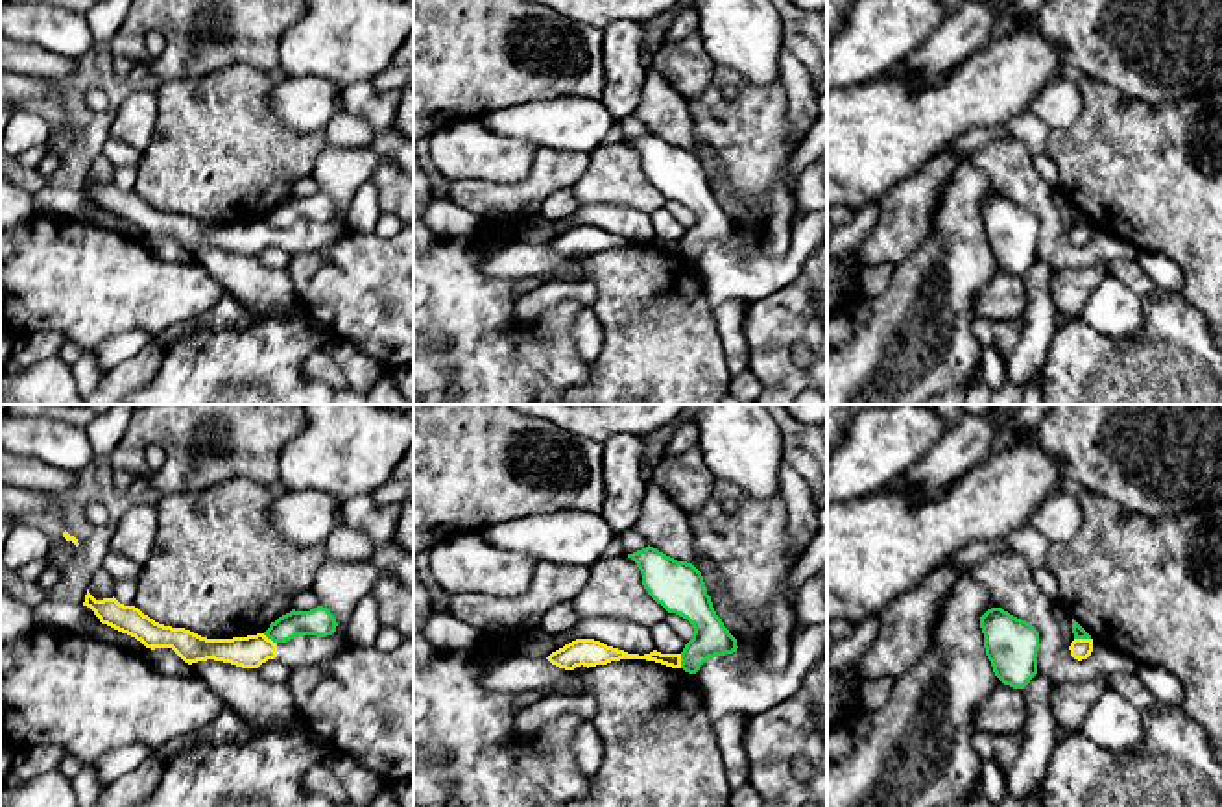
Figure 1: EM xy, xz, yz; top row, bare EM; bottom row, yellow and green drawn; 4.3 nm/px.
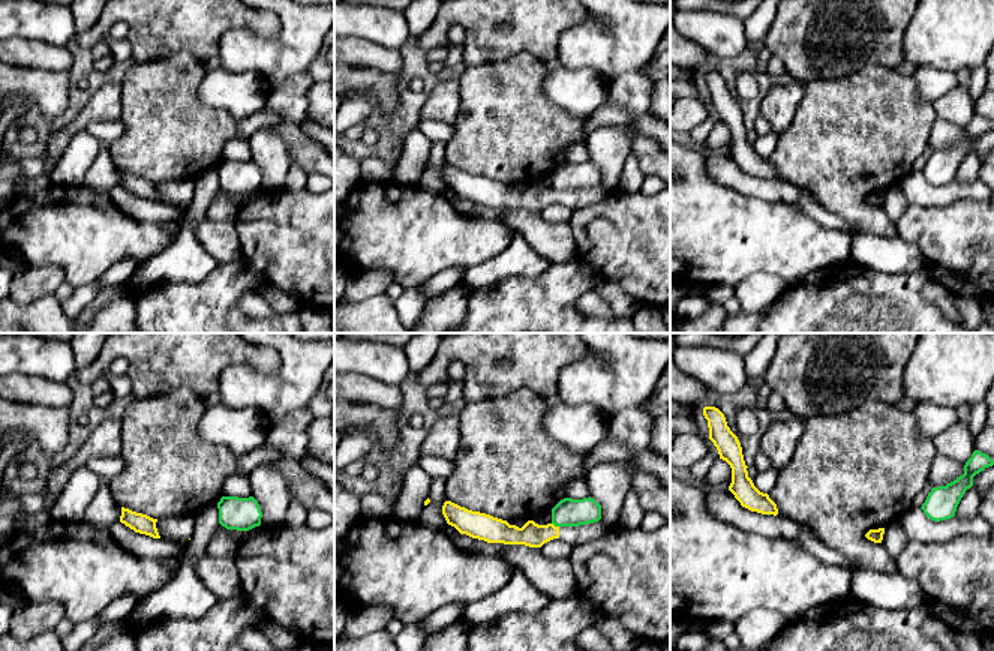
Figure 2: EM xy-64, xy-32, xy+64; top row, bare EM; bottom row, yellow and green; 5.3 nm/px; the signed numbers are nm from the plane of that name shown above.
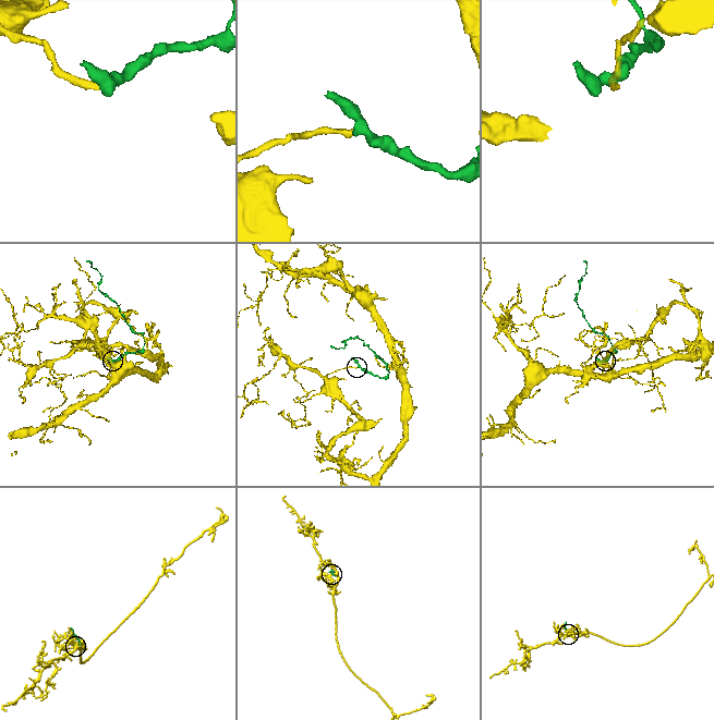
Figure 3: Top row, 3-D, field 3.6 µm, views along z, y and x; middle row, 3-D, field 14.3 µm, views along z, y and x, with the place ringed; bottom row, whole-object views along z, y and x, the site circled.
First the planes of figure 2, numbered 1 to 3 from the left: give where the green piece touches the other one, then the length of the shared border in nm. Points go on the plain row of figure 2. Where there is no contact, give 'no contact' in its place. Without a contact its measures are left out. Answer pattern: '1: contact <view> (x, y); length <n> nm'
1: no contact
2: contact xy-32 (553, 189); length 50 nm
3: no contact

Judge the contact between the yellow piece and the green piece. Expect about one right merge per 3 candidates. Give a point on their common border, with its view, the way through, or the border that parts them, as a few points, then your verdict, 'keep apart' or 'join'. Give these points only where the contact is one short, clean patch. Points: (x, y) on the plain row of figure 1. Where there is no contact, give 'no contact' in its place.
meets yellow in yz at (1082, 226); border along yz (1075, 224), (1090, 226); keep apart

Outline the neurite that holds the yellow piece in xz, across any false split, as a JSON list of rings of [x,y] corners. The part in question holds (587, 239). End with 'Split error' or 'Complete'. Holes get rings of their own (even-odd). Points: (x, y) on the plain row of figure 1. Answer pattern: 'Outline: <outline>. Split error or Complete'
Outline: [[[576,225],[563,235],[552,238],[546,244],[552,251],[574,257],[576,253],[596,253],[596,251],[607,251],[611,247],[620,246],[646,246],[655,247],[672,255],[681,255],[681,240],[661,240],[657,236],[639,242],[639,240],[628,240],[624,236],[607,233],[594,225]]]. Complete

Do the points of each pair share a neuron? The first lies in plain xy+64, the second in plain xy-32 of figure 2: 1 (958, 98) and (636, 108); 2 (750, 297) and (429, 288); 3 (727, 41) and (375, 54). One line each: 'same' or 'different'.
1: different
2: same
3: different

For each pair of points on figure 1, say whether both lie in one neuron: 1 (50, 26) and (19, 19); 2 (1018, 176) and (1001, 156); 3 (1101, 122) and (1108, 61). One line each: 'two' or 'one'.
1: one
2: one
3: two

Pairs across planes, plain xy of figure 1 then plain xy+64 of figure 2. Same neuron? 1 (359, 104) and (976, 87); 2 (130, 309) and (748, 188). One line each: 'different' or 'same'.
1: different
2: different

